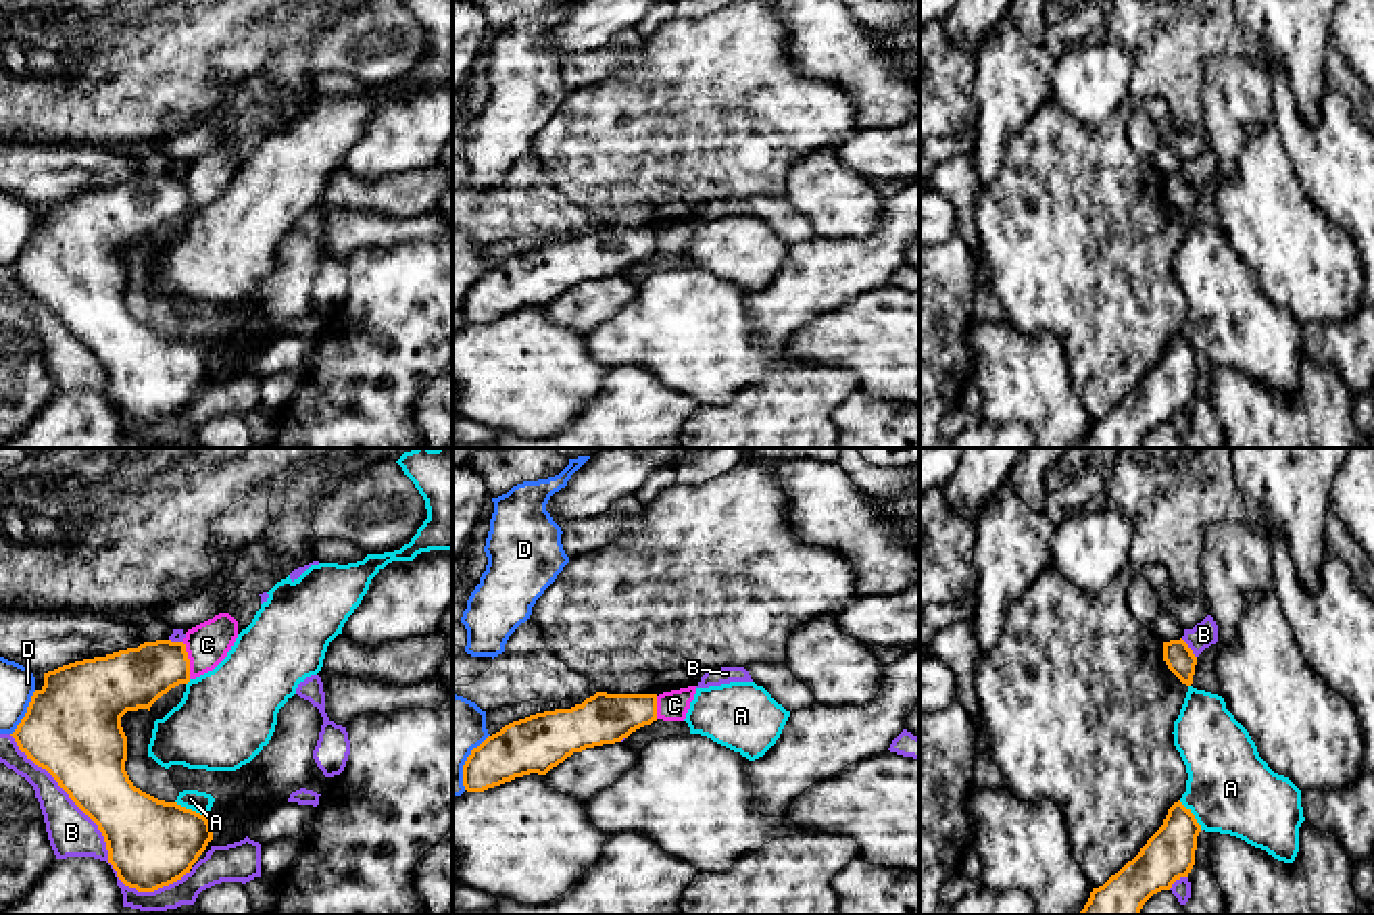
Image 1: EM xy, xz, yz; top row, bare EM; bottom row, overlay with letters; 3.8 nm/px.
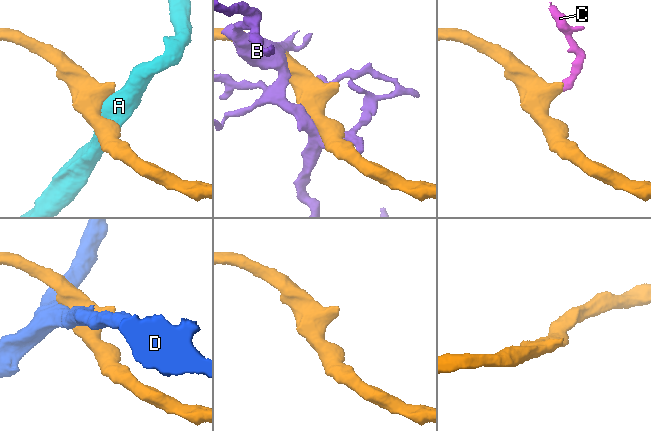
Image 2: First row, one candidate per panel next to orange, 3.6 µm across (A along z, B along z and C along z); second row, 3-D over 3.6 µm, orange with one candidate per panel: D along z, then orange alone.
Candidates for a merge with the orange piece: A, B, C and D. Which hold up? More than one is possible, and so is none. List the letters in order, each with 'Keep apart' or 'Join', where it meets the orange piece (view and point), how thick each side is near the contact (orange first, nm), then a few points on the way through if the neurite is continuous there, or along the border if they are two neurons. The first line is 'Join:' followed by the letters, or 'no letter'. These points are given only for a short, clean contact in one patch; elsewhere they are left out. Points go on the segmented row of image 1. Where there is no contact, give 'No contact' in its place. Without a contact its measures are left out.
Join: no letter
A: Keep apart. Touches orange at xy (190, 809). Thickness 340 nm (orange) against 80 nm
B: Keep apart. Touches orange at xy (105, 841). Thickness 340 nm (orange) against 180 nm
C: Keep apart. Touches orange at xy (188, 661). Thickness 240 nm (orange) against 170 nm. Boundary: xy (182, 643), (188, 655), (190, 678)
D: Keep apart. Touches orange at xy (26, 713). Thickness 380 nm (orange) against 140 nm

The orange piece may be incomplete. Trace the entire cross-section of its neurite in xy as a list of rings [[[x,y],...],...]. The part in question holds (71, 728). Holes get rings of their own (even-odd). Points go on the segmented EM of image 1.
[[[144,642],[138,648],[75,661],[44,673],[44,686],[33,692],[25,717],[10,734],[19,750],[46,769],[98,825],[117,877],[138,892],[154,892],[181,880],[213,840],[204,815],[142,792],[125,771],[127,736],[121,717],[127,711],[150,711],[163,694],[188,682],[190,659],[183,642]]]

